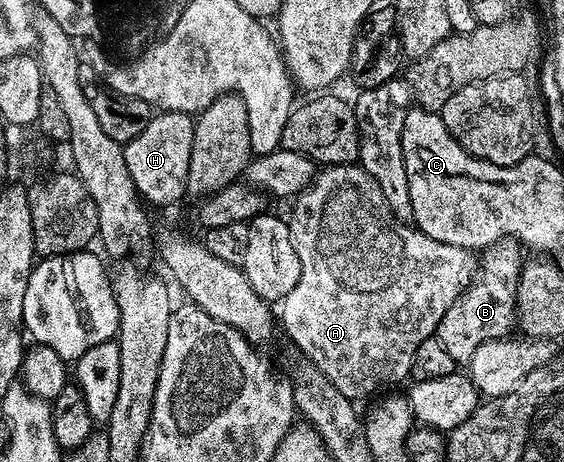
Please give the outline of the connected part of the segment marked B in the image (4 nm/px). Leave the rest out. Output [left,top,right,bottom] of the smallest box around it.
[434,241,524,365]

